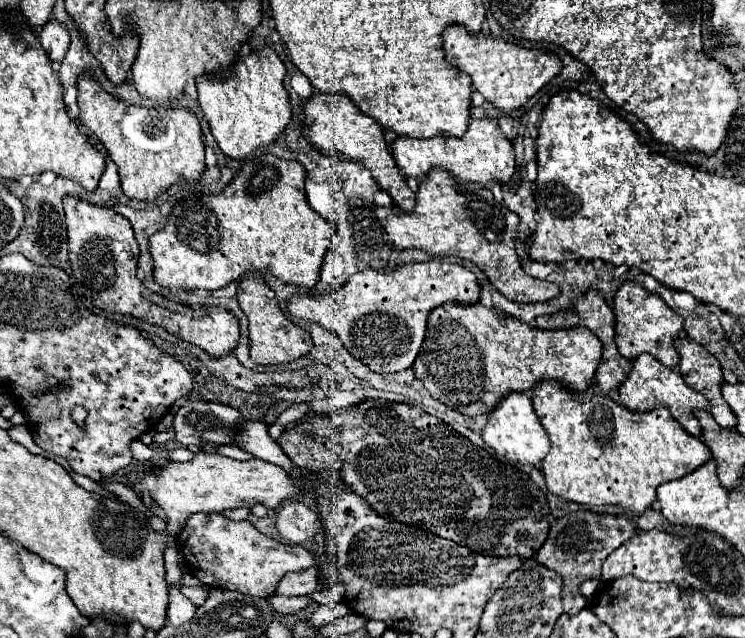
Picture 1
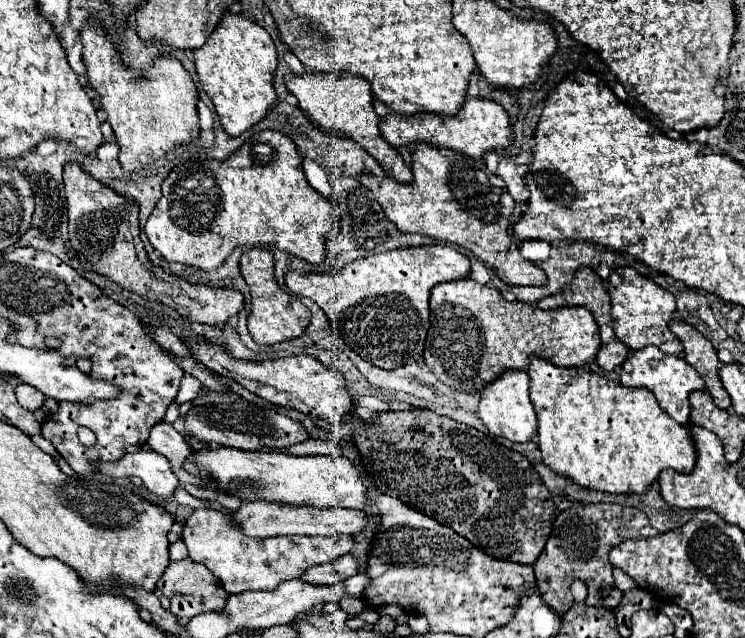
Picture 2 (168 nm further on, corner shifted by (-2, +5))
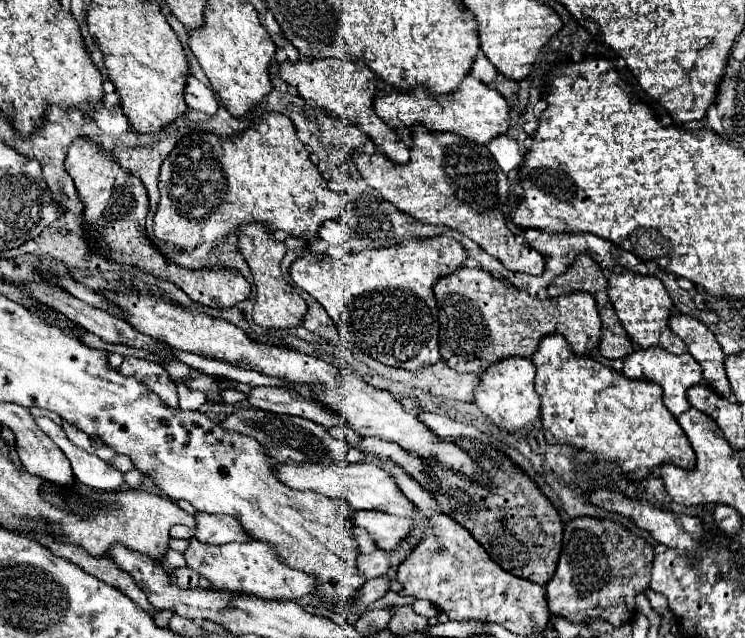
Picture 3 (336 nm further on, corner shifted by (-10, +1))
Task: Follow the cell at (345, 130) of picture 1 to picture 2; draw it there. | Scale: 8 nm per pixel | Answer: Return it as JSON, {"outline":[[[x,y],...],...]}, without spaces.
{"outline":[[[306,72],[302,76],[290,74],[290,78],[286,78],[286,86],[298,98],[300,110],[306,116],[310,116],[314,126],[340,132],[342,136],[358,142],[368,154],[374,156],[374,160],[382,166],[382,170],[390,178],[396,178],[402,184],[410,184],[412,182],[412,172],[404,164],[400,152],[394,150],[392,146],[388,146],[388,142],[380,134],[380,128],[378,128],[380,118],[378,118],[378,114],[374,110],[370,82],[366,78],[350,76],[348,72],[342,72],[342,74],[314,74],[314,72]]]}

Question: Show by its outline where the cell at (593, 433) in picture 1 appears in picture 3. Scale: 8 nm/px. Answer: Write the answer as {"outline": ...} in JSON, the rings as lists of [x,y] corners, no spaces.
{"outline":[[[548,334],[532,356],[536,366],[536,392],[540,394],[540,418],[548,444],[570,444],[584,448],[598,460],[620,464],[630,480],[646,478],[656,466],[672,462],[680,468],[694,468],[696,456],[688,436],[662,402],[662,388],[650,380],[632,380],[590,356],[576,356],[562,334]]]}

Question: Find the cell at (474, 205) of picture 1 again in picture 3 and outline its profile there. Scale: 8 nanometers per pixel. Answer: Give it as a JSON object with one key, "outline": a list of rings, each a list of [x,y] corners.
{"outline":[[[414,126],[410,160],[406,164],[396,164],[378,152],[354,152],[354,162],[372,188],[412,218],[426,224],[444,224],[462,232],[482,250],[498,258],[508,270],[542,274],[542,254],[520,244],[506,226],[502,206],[508,202],[510,182],[486,146],[474,146],[474,142],[458,138],[458,134],[438,134],[424,126]]]}

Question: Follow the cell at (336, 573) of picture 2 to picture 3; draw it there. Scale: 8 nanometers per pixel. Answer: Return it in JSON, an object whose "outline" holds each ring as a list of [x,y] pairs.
{"outline":[[[374,550],[372,554],[366,556],[358,556],[358,568],[364,574],[366,580],[376,578],[376,576],[384,576],[390,568],[390,558],[388,552],[384,550]]]}

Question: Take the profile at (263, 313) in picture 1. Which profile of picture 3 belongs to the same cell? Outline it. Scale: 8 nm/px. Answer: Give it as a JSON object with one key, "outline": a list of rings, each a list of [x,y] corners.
{"outline":[[[250,222],[246,226],[240,226],[238,230],[238,248],[244,254],[244,260],[248,262],[254,284],[256,284],[256,304],[254,304],[254,322],[262,328],[292,328],[300,326],[302,318],[308,310],[302,296],[282,278],[280,272],[280,260],[286,254],[286,244],[274,238],[274,232],[268,226],[262,226],[262,222]]]}

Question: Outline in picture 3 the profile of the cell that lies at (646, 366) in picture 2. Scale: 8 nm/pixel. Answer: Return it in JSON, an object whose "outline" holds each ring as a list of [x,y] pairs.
{"outline":[[[660,346],[634,350],[630,356],[624,358],[622,372],[628,378],[642,378],[642,380],[658,382],[662,386],[662,390],[664,390],[664,404],[674,416],[678,416],[678,414],[682,414],[682,412],[686,412],[690,408],[690,402],[686,398],[686,390],[690,386],[696,386],[696,384],[702,382],[702,368],[688,352],[684,352],[680,356],[674,356],[674,354],[668,354],[666,350],[662,350]]]}

